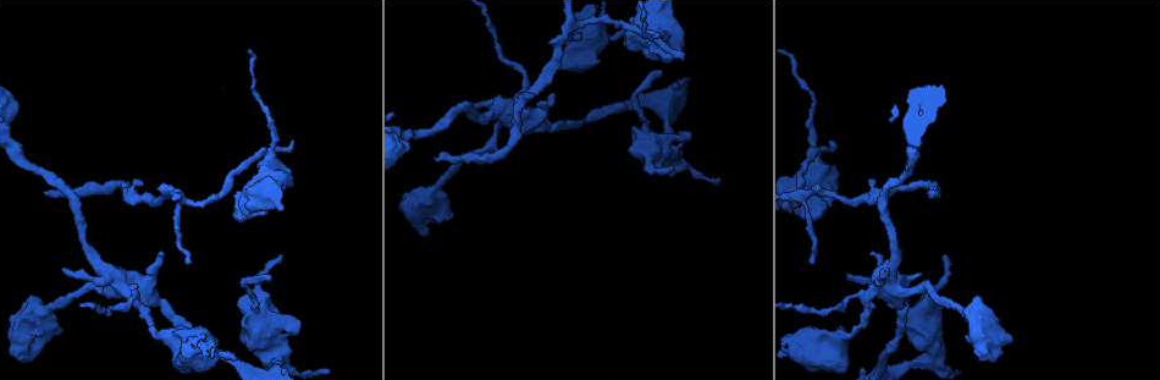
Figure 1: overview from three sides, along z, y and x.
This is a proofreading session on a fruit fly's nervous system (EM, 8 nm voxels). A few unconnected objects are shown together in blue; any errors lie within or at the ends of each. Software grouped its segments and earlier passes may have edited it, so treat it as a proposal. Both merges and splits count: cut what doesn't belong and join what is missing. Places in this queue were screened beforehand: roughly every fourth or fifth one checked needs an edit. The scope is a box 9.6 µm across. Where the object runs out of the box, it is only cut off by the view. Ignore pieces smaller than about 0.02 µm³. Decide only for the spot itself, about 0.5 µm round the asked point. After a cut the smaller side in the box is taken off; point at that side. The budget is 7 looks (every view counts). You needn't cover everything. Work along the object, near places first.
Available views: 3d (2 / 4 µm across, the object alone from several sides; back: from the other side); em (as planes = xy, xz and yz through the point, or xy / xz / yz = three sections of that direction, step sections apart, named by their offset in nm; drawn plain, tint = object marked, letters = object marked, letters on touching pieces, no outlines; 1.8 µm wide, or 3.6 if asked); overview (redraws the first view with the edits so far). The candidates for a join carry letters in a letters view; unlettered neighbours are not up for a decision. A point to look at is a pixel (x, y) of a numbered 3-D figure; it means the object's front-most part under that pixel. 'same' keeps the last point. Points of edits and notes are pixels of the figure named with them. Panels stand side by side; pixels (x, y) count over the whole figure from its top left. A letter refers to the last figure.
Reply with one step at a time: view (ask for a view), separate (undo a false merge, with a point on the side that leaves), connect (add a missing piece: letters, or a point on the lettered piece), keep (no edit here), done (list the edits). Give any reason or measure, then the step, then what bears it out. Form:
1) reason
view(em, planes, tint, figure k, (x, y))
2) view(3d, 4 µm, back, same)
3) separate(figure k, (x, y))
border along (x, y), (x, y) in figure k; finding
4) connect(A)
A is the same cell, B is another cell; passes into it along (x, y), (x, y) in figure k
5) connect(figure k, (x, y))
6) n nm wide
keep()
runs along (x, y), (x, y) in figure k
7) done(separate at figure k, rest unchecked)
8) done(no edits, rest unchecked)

two arms at a narrow angle
view(em, 3.6 µm, planes, letters, figure 1, (883, 289))

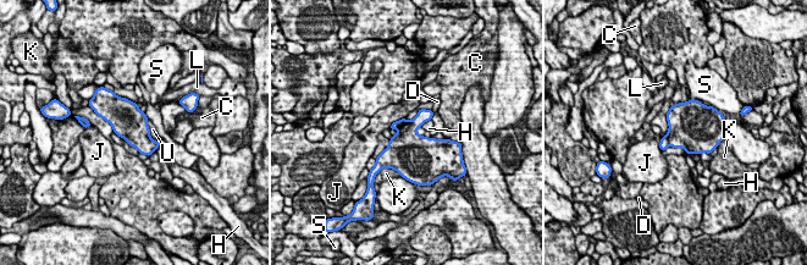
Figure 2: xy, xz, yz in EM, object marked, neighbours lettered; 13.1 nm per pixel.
separate(figure 2, (664, 143))
C, D, H, J, K, L, S and U are other cells; border along (664, 136), (669, 145) in figure 2; two neurons meet here

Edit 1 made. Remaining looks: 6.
end of a long branch
view(em, planes, tint, figure 1, (934, 191))

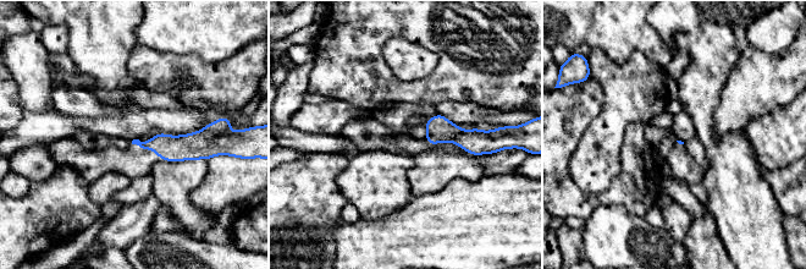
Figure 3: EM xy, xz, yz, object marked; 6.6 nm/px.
view(em, planes, letters, same)

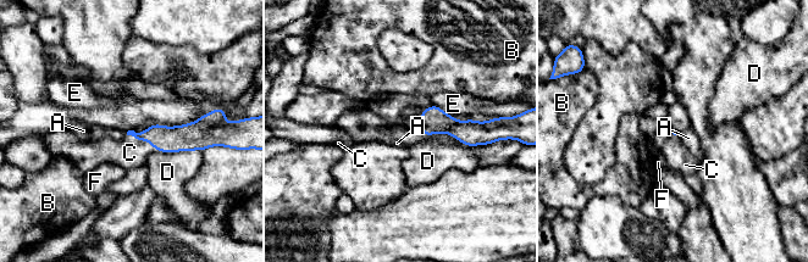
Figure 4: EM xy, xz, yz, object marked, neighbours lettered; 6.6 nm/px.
connect(figure 4, (129, 152))
C is the same cell, A, B, D, E and F are other cells; the neuron continues

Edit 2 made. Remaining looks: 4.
done(separate at figure 2, connect at figure 4, rest unchecked)

